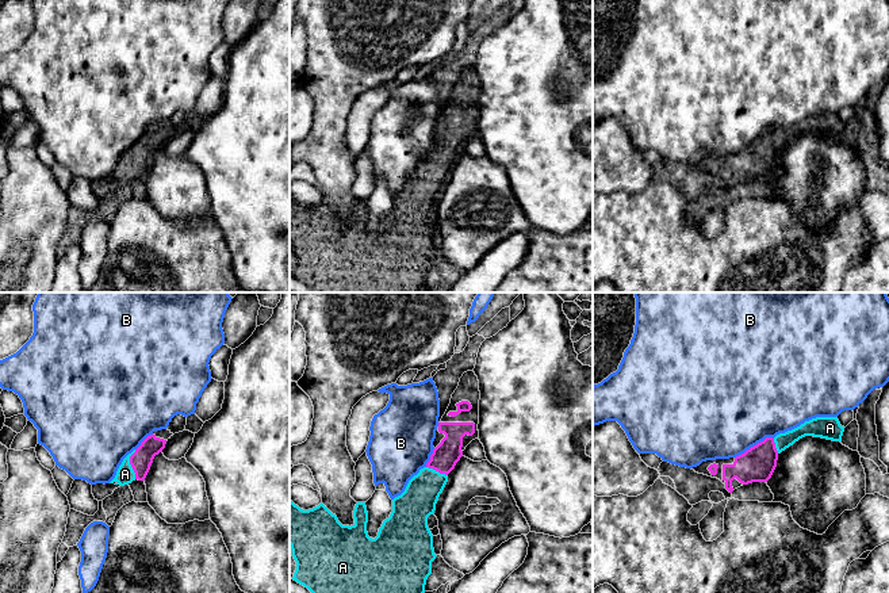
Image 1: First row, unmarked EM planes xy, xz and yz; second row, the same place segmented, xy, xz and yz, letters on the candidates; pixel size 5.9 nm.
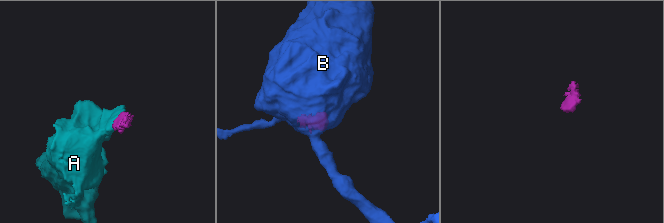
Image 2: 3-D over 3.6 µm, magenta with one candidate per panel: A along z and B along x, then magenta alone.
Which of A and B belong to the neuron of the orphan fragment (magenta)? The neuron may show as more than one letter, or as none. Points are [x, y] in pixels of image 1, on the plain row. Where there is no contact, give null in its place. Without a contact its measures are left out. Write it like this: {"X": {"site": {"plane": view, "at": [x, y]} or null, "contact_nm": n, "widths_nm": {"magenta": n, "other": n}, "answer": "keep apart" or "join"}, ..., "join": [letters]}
{"A": {"site": {"plane": "xy", "at": [130, 160]}, "contact_nm": 180, "widths_nm": {"magenta": 130, "other": 110}, "answer": "join"}, "B": {"site": {"plane": "yz", "at": [754, 142]}, "contact_nm": 260, "widths_nm": {"magenta": 200, "other": 500}, "answer": "keep apart"}, "join": ["A"]}

